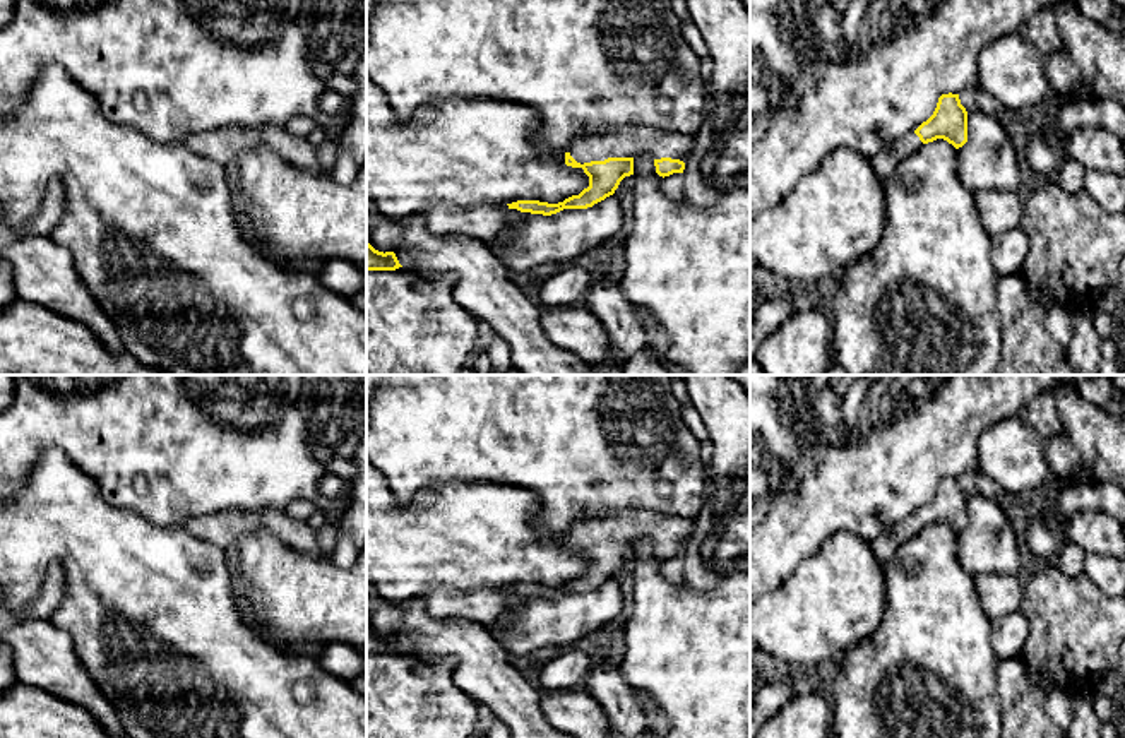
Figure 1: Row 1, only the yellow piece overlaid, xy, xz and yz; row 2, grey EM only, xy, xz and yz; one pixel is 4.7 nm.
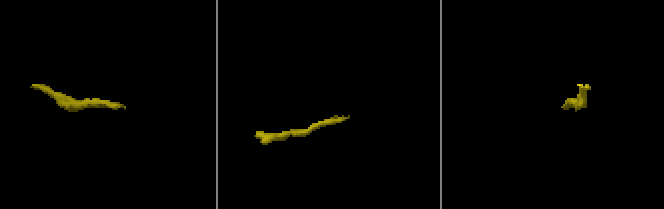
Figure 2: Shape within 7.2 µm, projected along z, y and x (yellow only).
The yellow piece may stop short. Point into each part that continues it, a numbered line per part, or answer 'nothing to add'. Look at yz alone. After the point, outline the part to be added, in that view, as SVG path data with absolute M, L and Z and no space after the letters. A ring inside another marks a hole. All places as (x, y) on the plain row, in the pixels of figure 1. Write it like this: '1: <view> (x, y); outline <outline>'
1: yz (889, 540); outline M909 515L899 524L885 529L870 543L877 562L884 565L902 543L920 534L921 529L923 526L914 515Z

